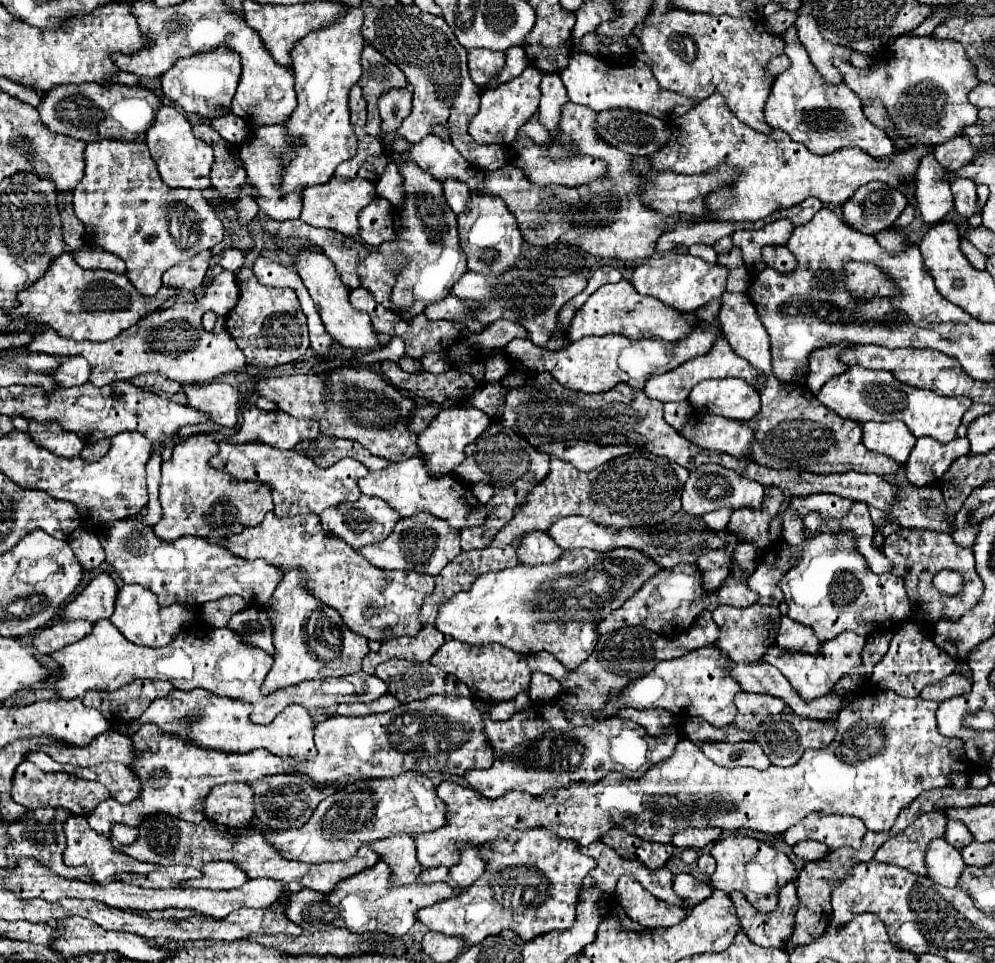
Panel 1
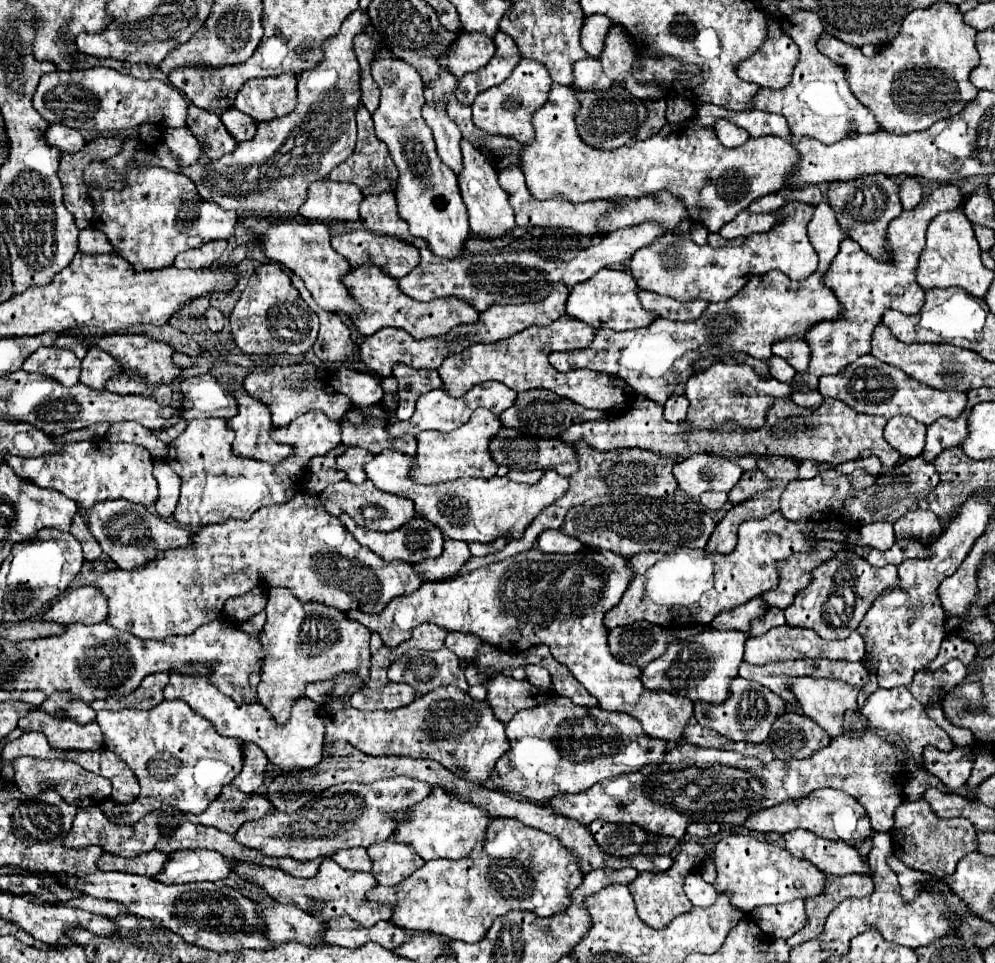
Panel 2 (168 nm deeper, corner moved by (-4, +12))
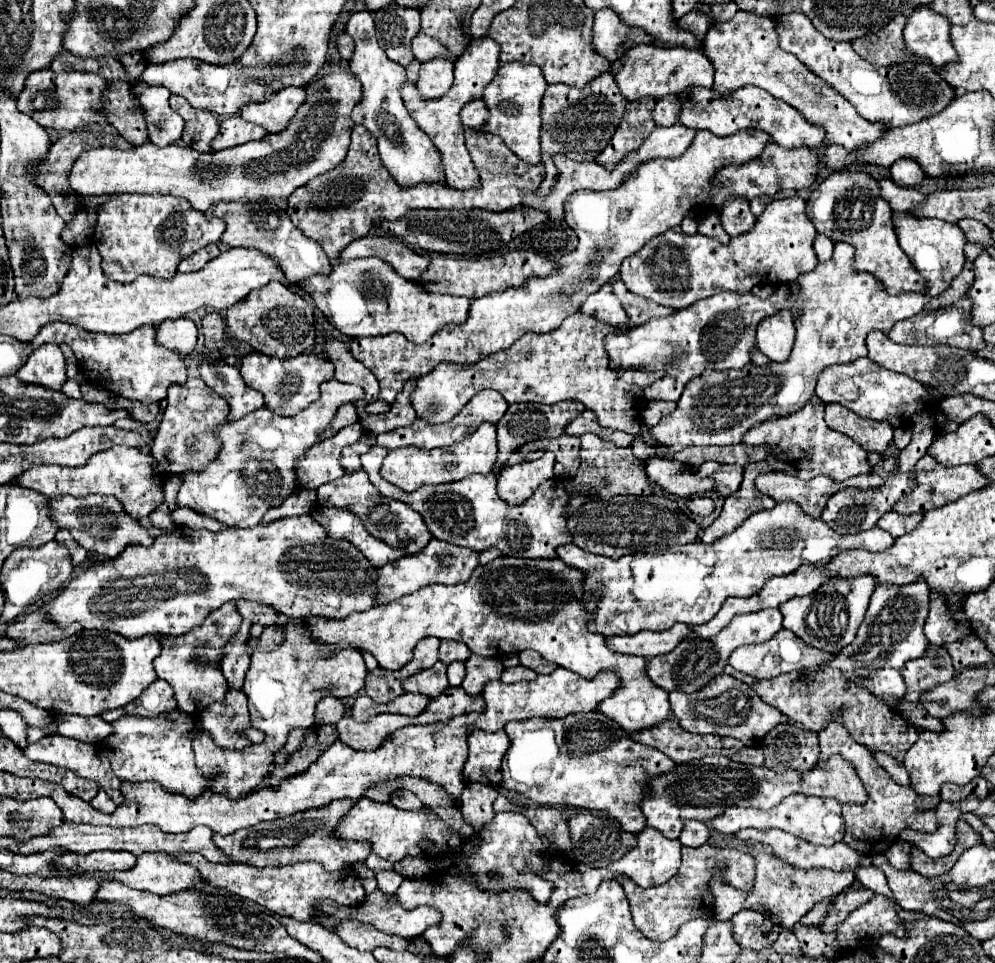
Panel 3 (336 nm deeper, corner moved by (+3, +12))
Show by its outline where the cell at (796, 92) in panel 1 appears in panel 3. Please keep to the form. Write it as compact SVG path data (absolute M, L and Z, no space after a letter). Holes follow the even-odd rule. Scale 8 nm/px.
M756 86L740 88L740 90L732 92L728 98L720 96L716 90L690 88L680 94L680 102L682 102L680 122L684 126L696 128L696 130L710 130L716 136L732 136L746 128L758 128L762 132L768 132L772 136L772 140L782 148L806 146L810 150L820 148L826 140L824 128L808 122L796 108L776 100L774 96L770 96L768 92L764 92Z

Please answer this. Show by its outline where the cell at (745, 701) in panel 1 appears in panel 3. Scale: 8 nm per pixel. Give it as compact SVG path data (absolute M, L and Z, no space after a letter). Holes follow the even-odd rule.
M720 674L708 682L708 688L702 688L694 694L672 692L670 694L672 712L676 714L680 726L688 732L696 734L718 734L718 736L732 736L744 744L760 744L764 736L782 722L782 714L776 708L770 708L748 684Z

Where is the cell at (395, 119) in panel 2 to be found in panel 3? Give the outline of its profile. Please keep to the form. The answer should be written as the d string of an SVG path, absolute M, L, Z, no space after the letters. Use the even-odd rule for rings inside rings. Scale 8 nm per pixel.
M354 12L346 24L346 32L354 38L356 48L350 58L350 70L362 82L362 100L352 110L352 120L362 124L378 140L378 150L382 164L400 184L400 188L414 188L418 184L446 184L446 176L440 162L440 152L432 144L426 132L422 132L400 96L406 84L406 70L398 62L392 62L376 40L372 12Z

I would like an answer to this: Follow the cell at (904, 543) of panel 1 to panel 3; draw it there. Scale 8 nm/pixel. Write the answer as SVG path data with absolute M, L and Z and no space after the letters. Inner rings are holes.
M888 512L878 520L878 528L884 528L888 534L892 534L894 538L910 532L916 524L918 524L920 512L916 514L898 514L898 512Z

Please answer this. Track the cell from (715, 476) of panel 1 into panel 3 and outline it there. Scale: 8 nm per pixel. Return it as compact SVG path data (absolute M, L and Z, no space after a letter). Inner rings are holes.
M650 458L646 462L646 474L666 492L674 496L694 496L700 492L708 492L716 486L716 480L712 476L700 478L692 468L686 464L680 464L678 460L666 460L666 458Z

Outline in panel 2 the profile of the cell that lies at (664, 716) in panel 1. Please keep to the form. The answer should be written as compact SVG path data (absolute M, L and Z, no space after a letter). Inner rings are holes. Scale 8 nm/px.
M535 548L521 552L519 556L511 556L507 560L489 564L487 568L479 568L475 572L467 572L463 576L443 580L443 582L425 582L419 592L411 596L399 596L387 604L381 614L363 614L349 612L347 616L355 622L361 622L371 632L377 632L383 640L383 646L397 648L401 642L411 638L411 630L423 622L437 624L449 632L465 632L475 634L481 642L491 644L503 652L527 650L533 644L547 644L557 662L565 664L571 674L585 686L585 690L597 698L603 710L627 712L637 718L651 738L661 738L667 742L677 742L681 730L689 724L693 716L693 702L687 698L671 696L669 692L651 692L641 684L641 670L629 664L621 664L611 656L607 634L609 630L603 624L603 616L615 604L619 604L623 592L627 590L633 572L627 564L627 558L617 556L609 550L593 550L583 548L577 554L545 554Z

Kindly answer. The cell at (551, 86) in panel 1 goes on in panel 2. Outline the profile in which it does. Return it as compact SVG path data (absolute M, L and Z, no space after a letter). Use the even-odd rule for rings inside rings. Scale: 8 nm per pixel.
M553 84L549 100L533 114L535 140L523 146L521 170L531 196L537 200L563 198L581 204L611 196L645 196L659 190L683 198L693 220L699 220L709 232L731 222L753 200L773 194L787 184L787 172L795 168L799 152L775 136L747 140L737 148L723 148L713 128L699 128L691 120L683 124L665 124L649 140L633 142L617 150L595 150L587 146L575 128L579 102L569 86Z

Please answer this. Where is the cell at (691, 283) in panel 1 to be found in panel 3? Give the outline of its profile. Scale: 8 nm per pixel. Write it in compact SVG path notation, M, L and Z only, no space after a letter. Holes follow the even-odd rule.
M800 196L794 198L784 198L784 200L774 200L758 218L752 228L752 232L744 236L732 238L728 244L720 244L718 240L710 240L708 236L688 236L676 230L668 230L652 240L648 240L636 254L628 256L622 262L620 268L620 278L628 286L630 292L648 298L652 302L658 302L662 306L670 306L676 310L688 308L690 304L714 296L724 290L736 290L736 292L748 292L756 284L768 280L768 282L794 282L800 274L810 272L816 268L818 260L812 248L812 240L816 236L816 228L812 220L806 216L806 200Z

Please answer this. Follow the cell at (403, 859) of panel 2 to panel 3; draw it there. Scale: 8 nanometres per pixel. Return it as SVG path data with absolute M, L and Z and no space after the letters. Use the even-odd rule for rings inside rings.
M378 870L376 872L376 882L378 882L378 888L382 892L394 894L398 890L398 886L404 882L404 876L398 874L396 870Z

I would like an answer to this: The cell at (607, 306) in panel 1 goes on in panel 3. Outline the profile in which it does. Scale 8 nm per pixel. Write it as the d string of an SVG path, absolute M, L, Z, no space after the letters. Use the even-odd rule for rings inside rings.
M604 284L598 292L590 294L586 302L580 306L580 312L586 316L592 316L596 320L602 320L618 330L626 330L630 326L628 314L622 308L618 296L612 292L610 284Z

